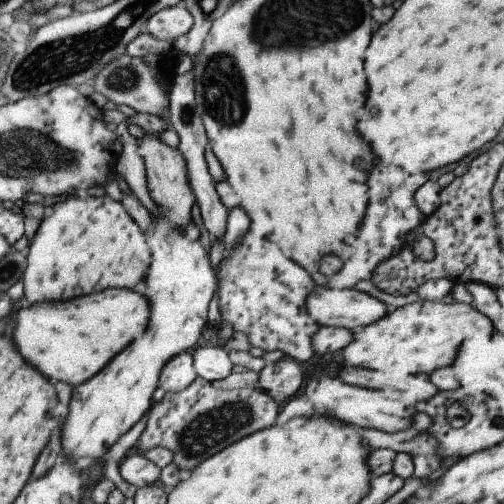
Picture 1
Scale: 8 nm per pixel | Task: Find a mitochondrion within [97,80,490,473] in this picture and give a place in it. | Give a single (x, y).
(202, 434)

